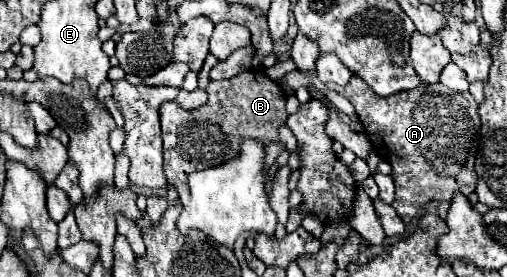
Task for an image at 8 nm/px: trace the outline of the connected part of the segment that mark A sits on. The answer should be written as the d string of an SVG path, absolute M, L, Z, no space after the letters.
M352 76L346 86L330 84L330 90L346 96L350 104L356 108L356 114L364 126L366 136L370 138L374 150L382 160L392 166L392 180L396 184L396 198L392 208L398 212L404 224L410 224L416 218L424 204L450 200L456 190L462 194L472 194L478 182L474 160L478 152L478 136L480 136L480 118L478 118L478 104L470 92L454 92L444 84L420 84L412 90L402 90L392 96L378 96L374 94L364 80Z

